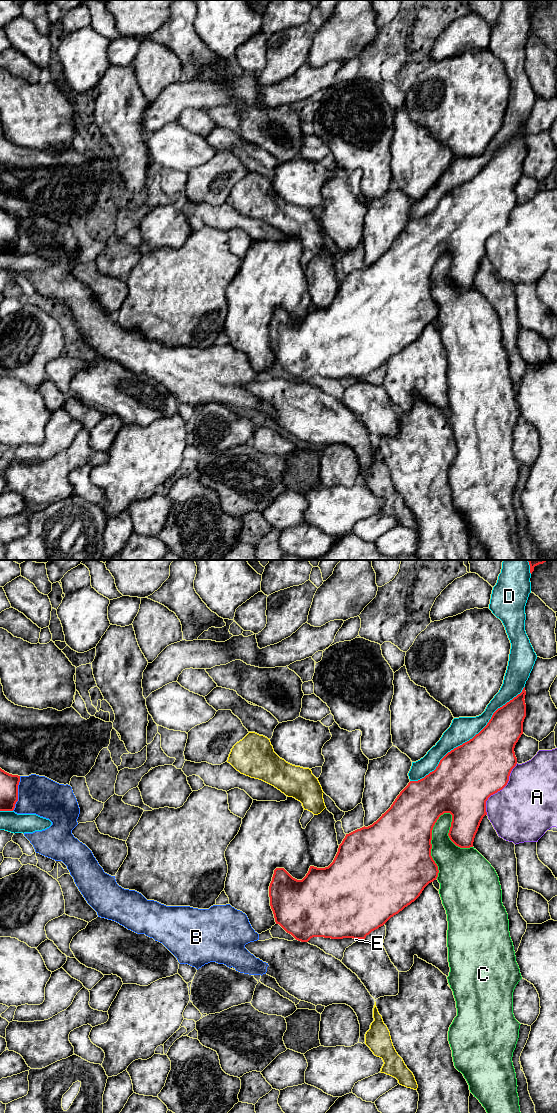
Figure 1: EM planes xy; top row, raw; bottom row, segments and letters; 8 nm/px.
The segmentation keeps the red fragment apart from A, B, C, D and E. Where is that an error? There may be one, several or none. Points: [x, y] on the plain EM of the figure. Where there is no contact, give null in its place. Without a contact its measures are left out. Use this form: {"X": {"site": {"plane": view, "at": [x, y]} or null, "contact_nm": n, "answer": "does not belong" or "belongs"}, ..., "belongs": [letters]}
{"A": {"site": {"plane": "xy", "at": [499, 230]}, "contact_nm": 480, "answer": "does not belong"}, "B": {"site": {"plane": "xy", "at": [17, 233]}, "contact_nm": 280, "answer": "does not belong"}, "C": {"site": {"plane": "xy", "at": [430, 283]}, "contact_nm": 550, "answer": "does not belong"}, "D": {"site": {"plane": "xy", "at": [469, 180]}, "contact_nm": 1200, "answer": "belongs"}, "E": {"site": {"plane": "xy", "at": [359, 378]}, "contact_nm": 70, "answer": "does not belong"}, "belongs": ["D"]}

